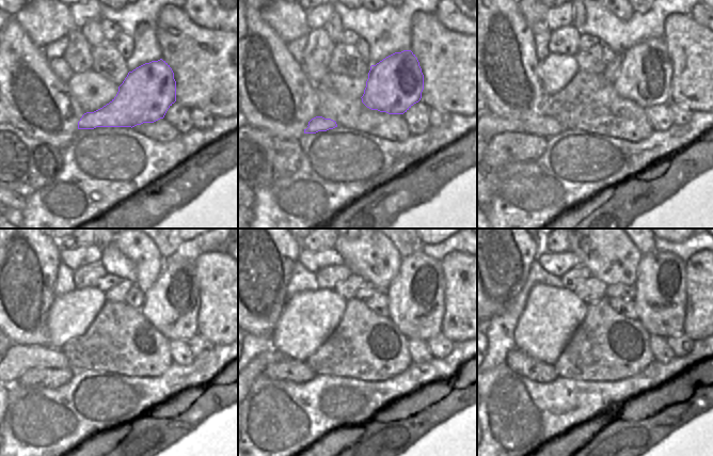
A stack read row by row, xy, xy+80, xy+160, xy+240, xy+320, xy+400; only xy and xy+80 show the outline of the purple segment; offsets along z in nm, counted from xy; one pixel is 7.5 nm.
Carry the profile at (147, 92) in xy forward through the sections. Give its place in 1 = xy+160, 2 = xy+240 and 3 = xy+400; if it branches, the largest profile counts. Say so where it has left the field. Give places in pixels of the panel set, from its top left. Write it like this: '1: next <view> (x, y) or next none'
1: next xy+160 (645, 75)
2: next xy+240 (171, 304)
3: next xy+400 (660, 301)

